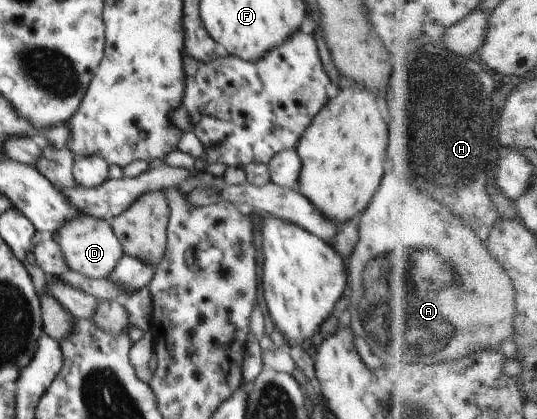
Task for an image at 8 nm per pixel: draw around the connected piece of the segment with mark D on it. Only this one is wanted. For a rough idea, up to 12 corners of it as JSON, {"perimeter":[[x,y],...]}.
{"perimeter":[[83,213],[53,238],[69,268],[107,278],[124,255],[110,222]]}

